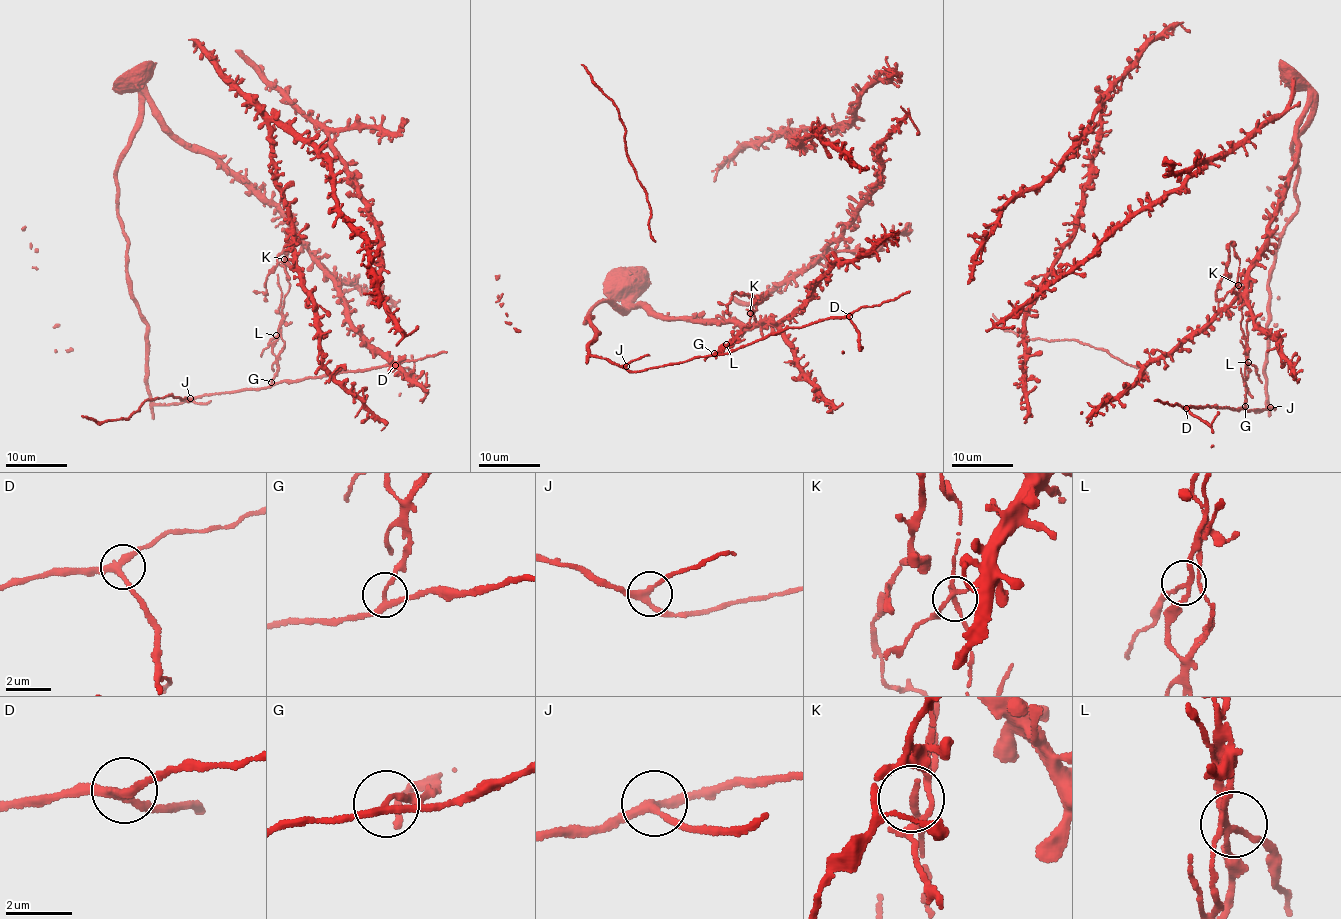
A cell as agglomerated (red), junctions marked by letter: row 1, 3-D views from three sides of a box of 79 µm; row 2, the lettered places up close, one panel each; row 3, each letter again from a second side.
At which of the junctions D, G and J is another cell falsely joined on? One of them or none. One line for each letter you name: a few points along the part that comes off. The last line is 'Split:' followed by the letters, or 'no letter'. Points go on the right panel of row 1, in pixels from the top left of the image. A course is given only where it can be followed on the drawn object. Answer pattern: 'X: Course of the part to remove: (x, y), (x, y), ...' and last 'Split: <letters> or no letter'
G: Course of the part to remove: (1245, 406), (1248, 347), (1241, 322), (1239, 259), (1230, 245), (1216, 294), (1218, 306), (1230, 312), (1228, 320)
Split: G

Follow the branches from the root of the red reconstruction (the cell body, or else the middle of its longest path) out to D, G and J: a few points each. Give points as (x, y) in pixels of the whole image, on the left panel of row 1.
D: (266, 199), (188, 149), (144, 98), (116, 203), (150, 400), (395, 365)
G: (266, 199), (188, 149), (144, 98), (116, 203), (148, 397), (173, 404), (271, 382)
J: (266, 199), (188, 149), (144, 98), (117, 171), (117, 217), (146, 324), (148, 397), (190, 398)

